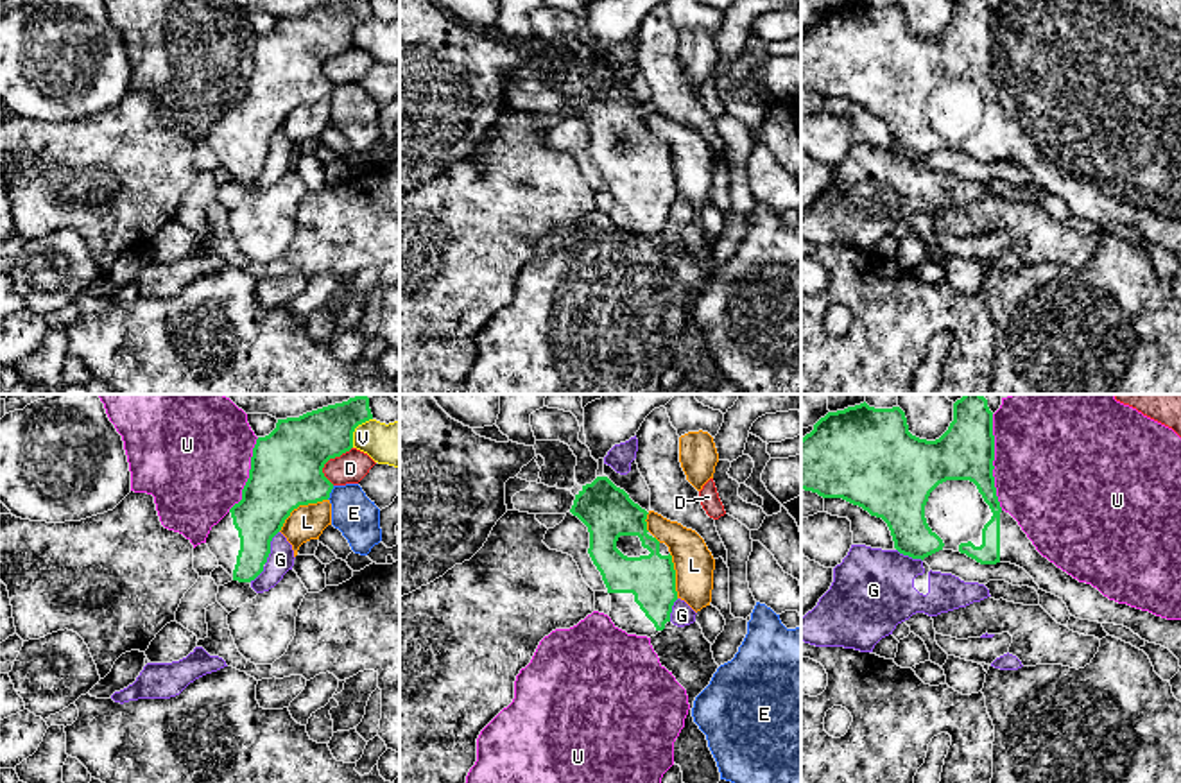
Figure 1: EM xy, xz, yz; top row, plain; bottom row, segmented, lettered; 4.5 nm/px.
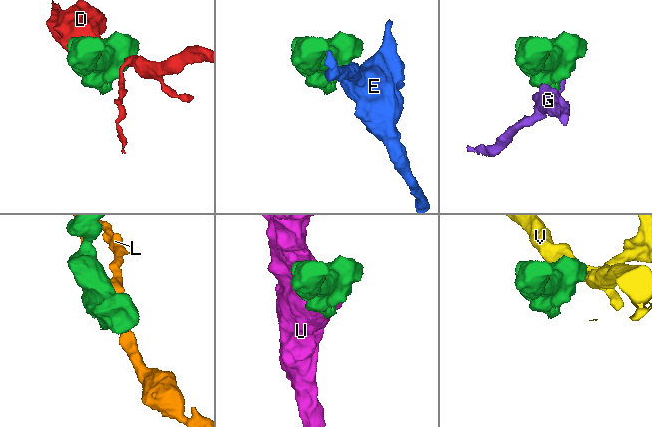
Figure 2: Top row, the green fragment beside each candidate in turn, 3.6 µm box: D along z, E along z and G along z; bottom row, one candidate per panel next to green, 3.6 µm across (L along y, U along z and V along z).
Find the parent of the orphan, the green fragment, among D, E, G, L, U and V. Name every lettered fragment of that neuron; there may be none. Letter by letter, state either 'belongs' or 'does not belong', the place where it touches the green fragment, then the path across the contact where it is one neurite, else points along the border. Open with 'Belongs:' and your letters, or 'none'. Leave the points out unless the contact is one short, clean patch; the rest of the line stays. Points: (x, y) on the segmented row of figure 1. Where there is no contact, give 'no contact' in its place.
Belongs: none
D: does not belong | xy (328, 459)
E: does not belong | xy (330, 491)
G: does not belong | xy (269, 547)
L: does not belong | xy (300, 504)
U: does not belong | yz (991, 463)
V: does not belong | xy (353, 430)

